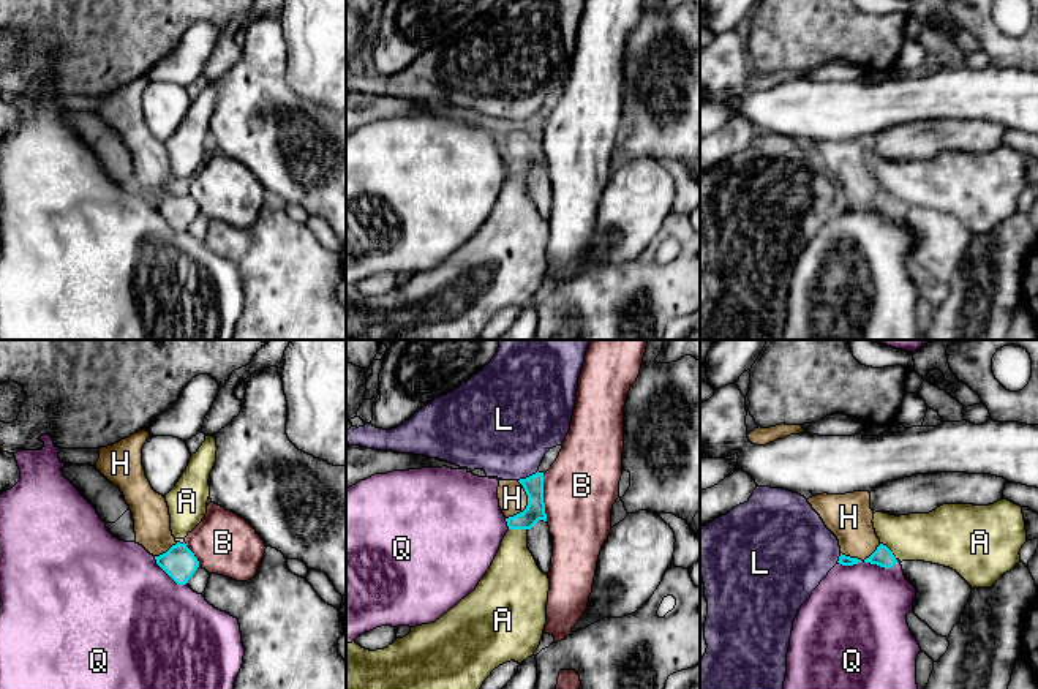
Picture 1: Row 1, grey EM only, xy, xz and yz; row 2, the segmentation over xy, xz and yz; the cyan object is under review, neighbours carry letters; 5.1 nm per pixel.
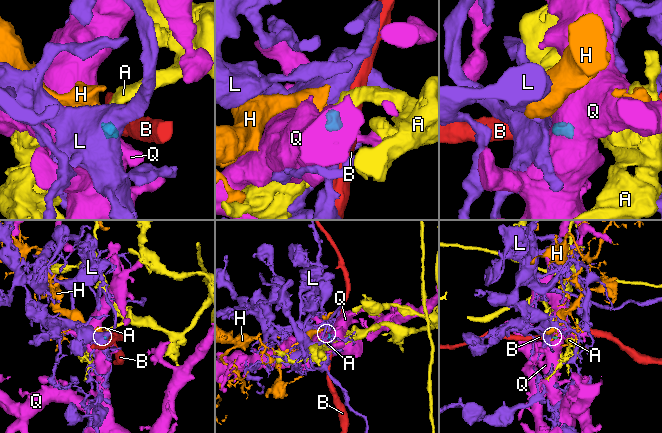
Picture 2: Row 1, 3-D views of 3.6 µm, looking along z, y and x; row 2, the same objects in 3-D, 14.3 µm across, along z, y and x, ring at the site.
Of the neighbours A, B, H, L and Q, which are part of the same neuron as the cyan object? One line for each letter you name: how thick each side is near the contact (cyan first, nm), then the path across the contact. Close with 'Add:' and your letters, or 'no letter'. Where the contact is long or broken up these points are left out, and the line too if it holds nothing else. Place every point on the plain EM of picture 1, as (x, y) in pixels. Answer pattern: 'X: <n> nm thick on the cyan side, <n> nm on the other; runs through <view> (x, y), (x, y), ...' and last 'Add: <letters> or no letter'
H: 100 nm thick on the cyan side, 140 nm on the other; runs through xz (533, 131), (528, 139), (528, 150), (512, 144)
Add: H

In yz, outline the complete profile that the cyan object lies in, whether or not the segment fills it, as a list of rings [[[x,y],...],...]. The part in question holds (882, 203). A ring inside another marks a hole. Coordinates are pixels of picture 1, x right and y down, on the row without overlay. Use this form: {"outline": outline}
{"outline": [[[869,137],[823,139],[809,144],[807,149],[837,183],[839,210],[853,212],[864,207],[889,215],[897,209],[893,198],[875,180]]]}

